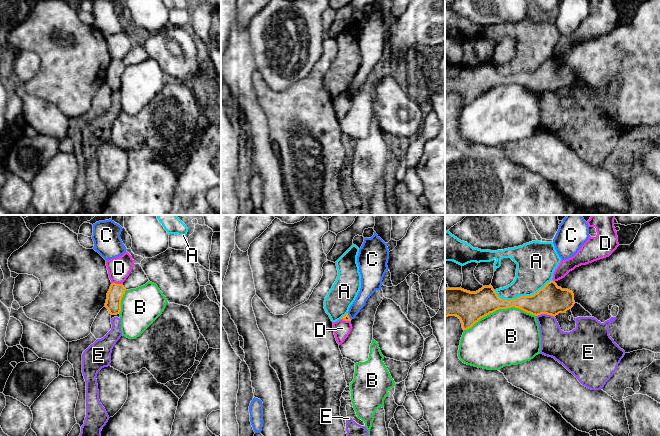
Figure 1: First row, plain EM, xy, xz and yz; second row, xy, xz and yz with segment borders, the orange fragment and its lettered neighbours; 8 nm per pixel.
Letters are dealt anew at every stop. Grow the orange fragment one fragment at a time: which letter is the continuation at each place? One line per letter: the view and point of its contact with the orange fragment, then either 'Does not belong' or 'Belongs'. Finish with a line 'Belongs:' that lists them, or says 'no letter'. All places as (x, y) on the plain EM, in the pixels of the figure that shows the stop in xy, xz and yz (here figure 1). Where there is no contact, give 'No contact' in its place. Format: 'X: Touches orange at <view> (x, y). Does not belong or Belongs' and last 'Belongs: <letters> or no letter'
A: Touches orange at yz (522, 72). Does not belong
B: Touches orange at yz (499, 84). Does not belong
C: Touches orange at xz (348, 92). Does not belong
D: Touches orange at xy (117, 60). Does not belong
E: Touches orange at yz (545, 89). Does not belong
Belongs: no letter

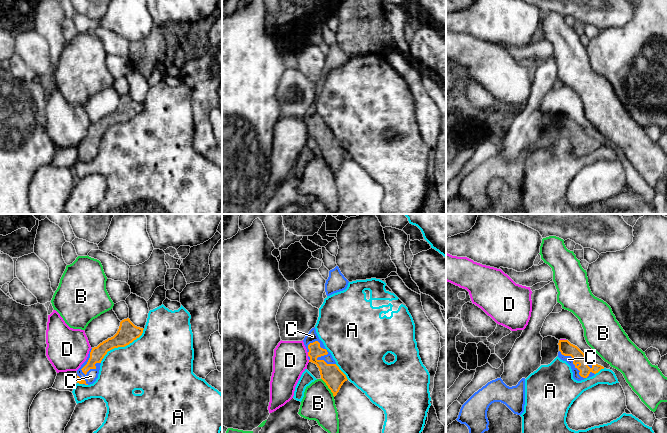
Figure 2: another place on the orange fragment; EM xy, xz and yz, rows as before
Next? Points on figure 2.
A: Touches orange at xy (123, 122). Does not belong
B: Touches orange at xz (328, 163). Does not belong
C: Touches orange at xz (325, 130). Belongs
D: Touches orange at xz (308, 130). Does not belong
Belongs: C

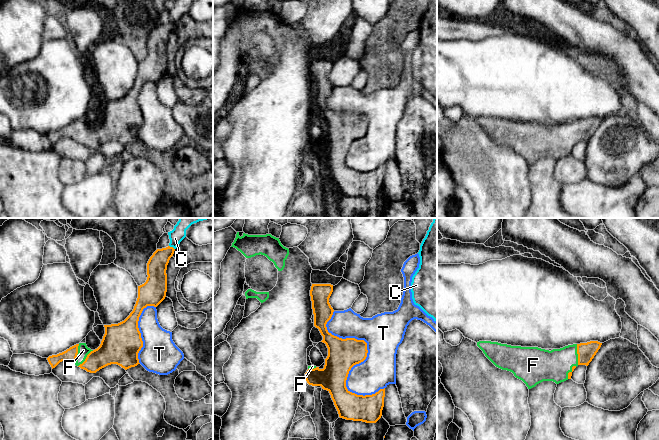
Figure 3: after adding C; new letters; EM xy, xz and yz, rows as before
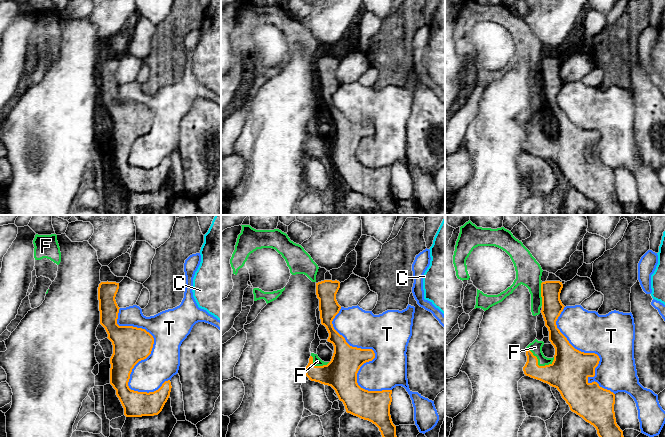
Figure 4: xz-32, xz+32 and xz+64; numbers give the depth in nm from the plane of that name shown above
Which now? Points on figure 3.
C: Touches orange at xy (172, 23). Does not belong
F: Touches orange at yz (577, 129). Belongs
T: Touches orange at xz (366, 132). Does not belong
Belongs: F

